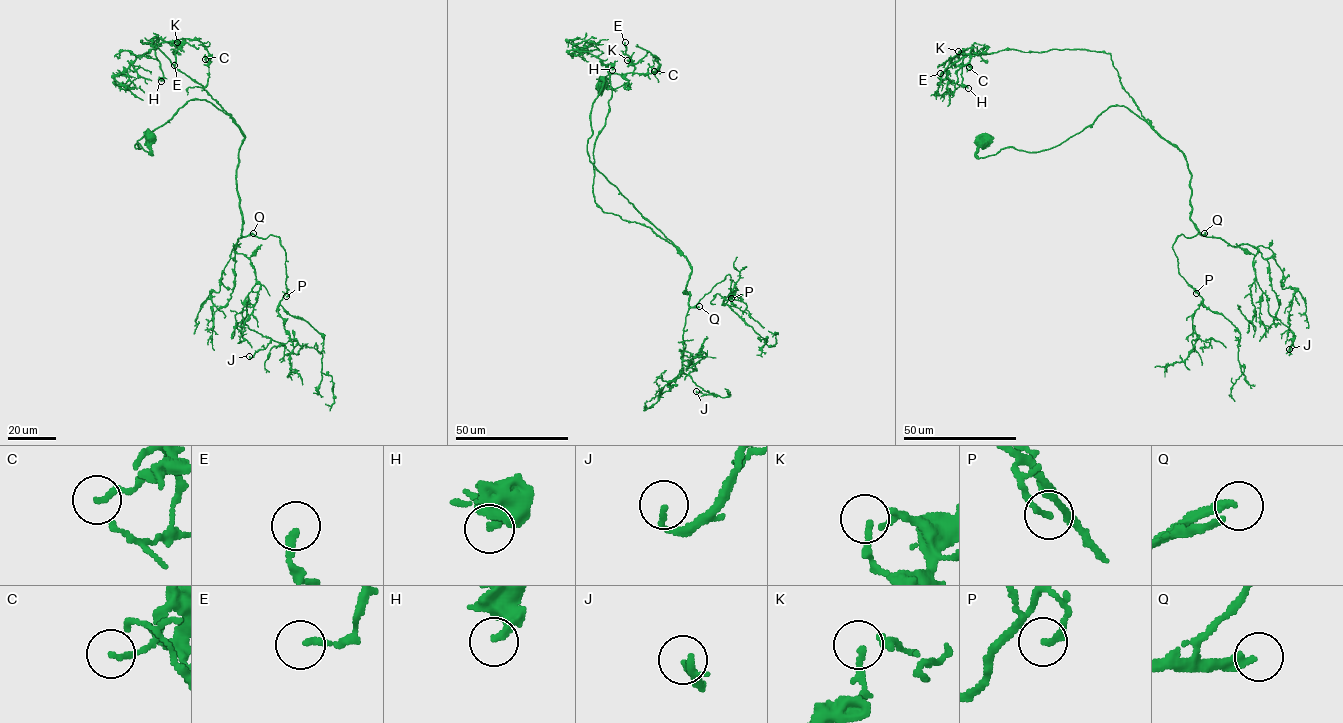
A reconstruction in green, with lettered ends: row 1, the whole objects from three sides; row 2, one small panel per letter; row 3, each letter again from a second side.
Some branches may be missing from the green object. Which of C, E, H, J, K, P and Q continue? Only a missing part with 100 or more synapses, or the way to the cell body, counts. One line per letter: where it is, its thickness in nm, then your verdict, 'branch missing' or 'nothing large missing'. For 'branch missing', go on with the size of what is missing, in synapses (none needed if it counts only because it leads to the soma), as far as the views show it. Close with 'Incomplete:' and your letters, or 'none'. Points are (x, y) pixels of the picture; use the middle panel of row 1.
C: (654, 71) | 160 nm | nothing large missing
E: (625, 42) | 200 nm | nothing large missing
H: (612, 70) | 240 nm | branch missing | 600 syn
J: (696, 391) | 160 nm | nothing large missing
K: (627, 60) | 180 nm | nothing large missing
P: (731, 298) | 190 nm | nothing large missing
Q: (699, 306) | 200 nm | branch missing | 950 syn
Incomplete: H, Q

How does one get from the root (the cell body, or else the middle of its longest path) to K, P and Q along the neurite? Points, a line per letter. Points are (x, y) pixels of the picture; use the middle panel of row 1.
K: (601, 83), (590, 161), (674, 246), (595, 202), (593, 151), (609, 74), (632, 72), (627, 60)
P: (601, 83), (590, 161), (689, 263), (690, 306), (728, 274), (731, 298)
Q: (601, 83), (590, 161), (681, 252), (691, 269), (684, 293), (699, 306)

